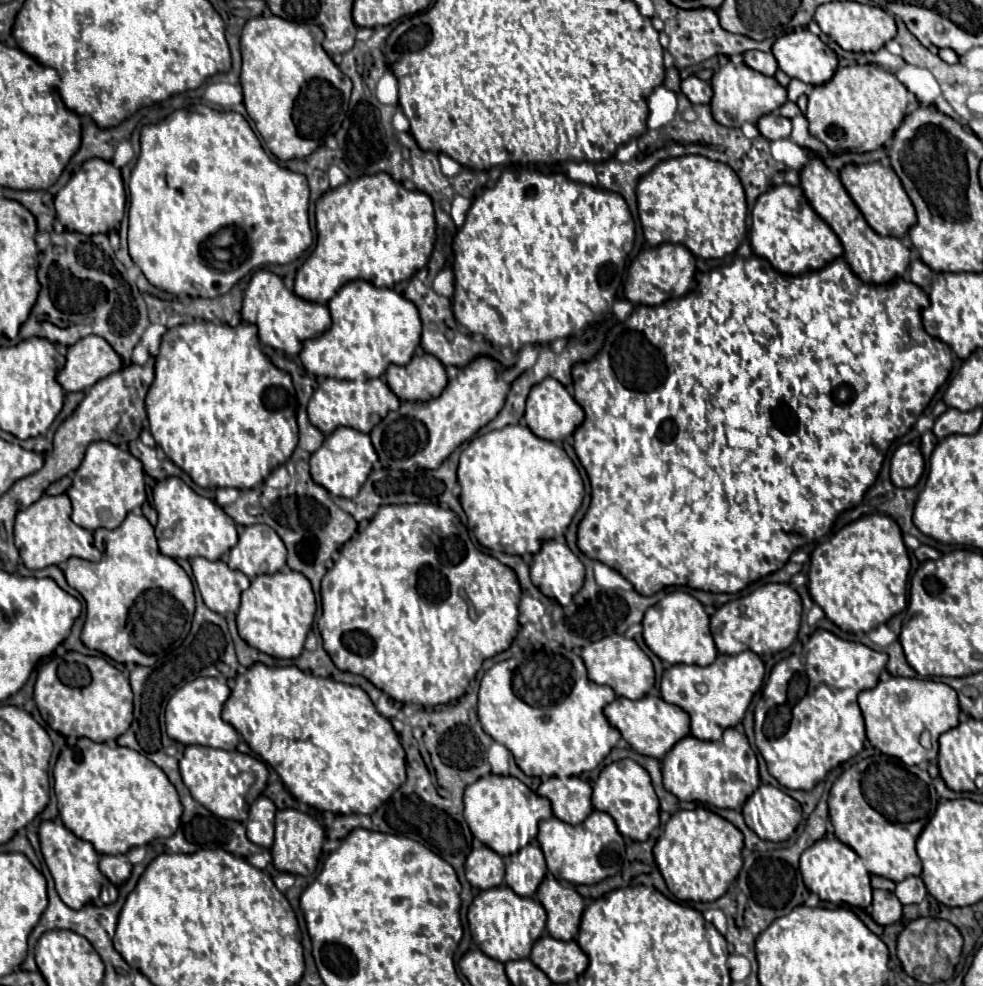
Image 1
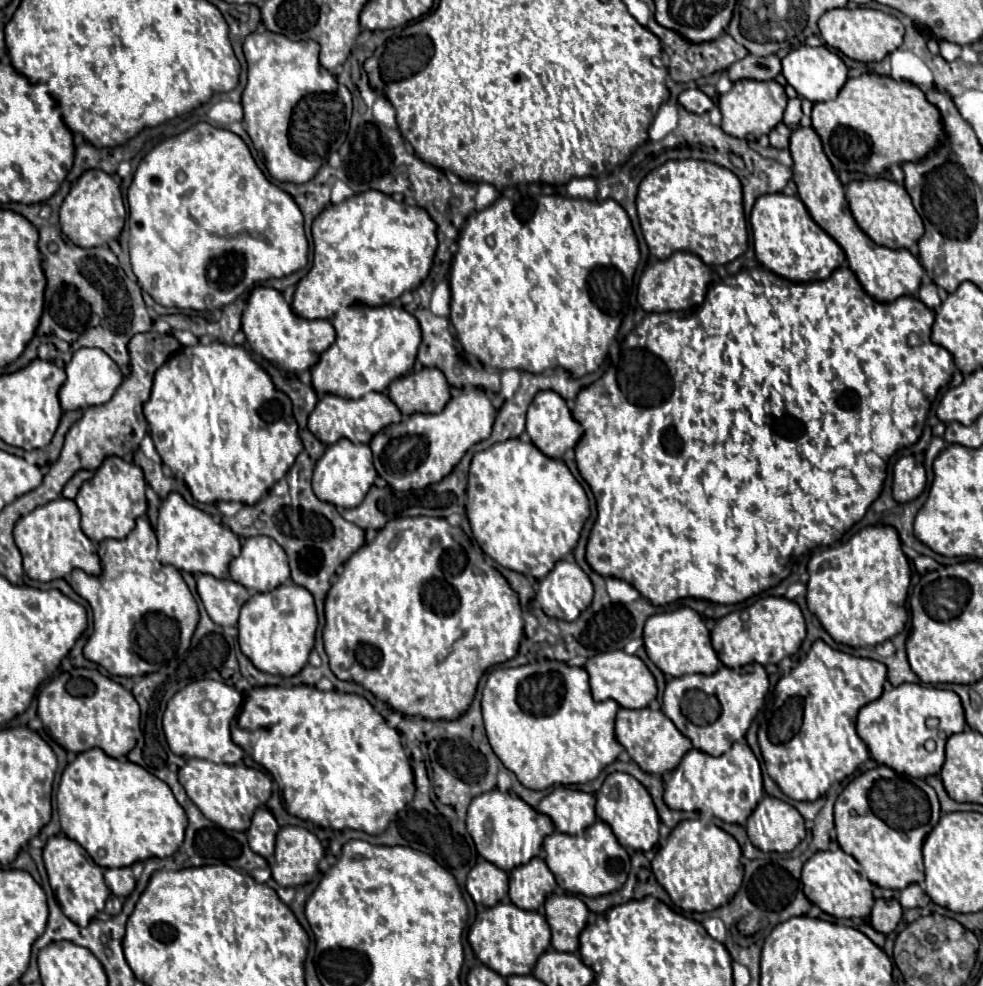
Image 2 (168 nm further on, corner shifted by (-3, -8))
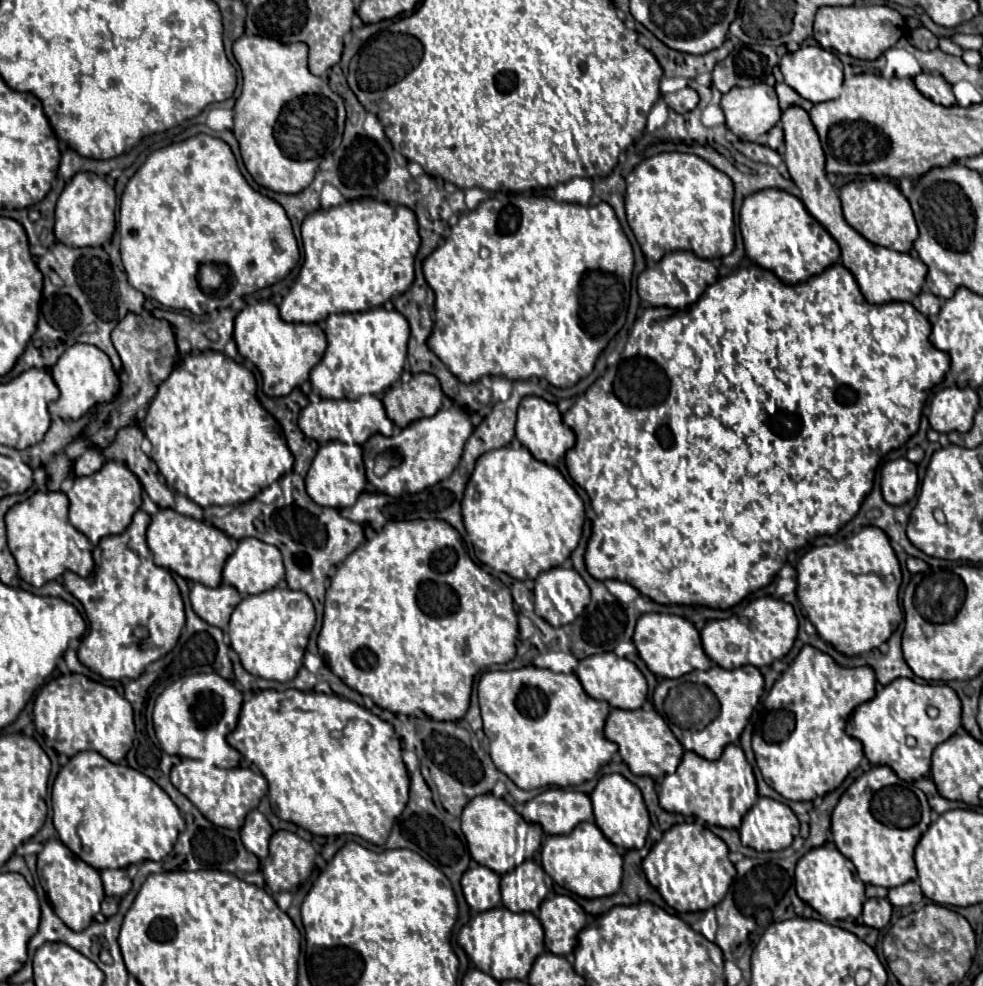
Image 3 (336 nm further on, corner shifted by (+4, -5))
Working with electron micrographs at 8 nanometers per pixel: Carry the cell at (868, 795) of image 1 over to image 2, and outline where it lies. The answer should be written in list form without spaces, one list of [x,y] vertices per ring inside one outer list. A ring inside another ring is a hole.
[[[877,766],[861,776],[857,776],[837,798],[834,805],[834,823],[837,830],[837,842],[843,852],[857,858],[863,868],[863,874],[871,884],[889,890],[903,890],[909,884],[923,882],[923,856],[921,846],[925,836],[933,830],[941,817],[940,803],[936,792],[923,780],[897,776],[889,772],[887,766]]]

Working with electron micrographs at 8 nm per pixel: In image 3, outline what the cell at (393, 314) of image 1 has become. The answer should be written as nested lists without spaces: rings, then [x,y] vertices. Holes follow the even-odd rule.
[[[376,307],[370,311],[362,311],[362,313],[330,315],[326,319],[326,337],[328,337],[326,353],[324,353],[322,361],[310,371],[312,393],[316,393],[320,397],[328,397],[328,399],[340,399],[340,397],[356,399],[362,395],[376,395],[400,379],[404,361],[406,361],[410,329],[408,329],[406,317],[402,313],[398,313],[396,309],[388,311],[384,307]]]

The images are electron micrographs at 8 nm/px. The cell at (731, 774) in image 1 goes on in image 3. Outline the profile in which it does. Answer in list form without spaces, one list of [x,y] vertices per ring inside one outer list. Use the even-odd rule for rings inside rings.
[[[730,743],[718,761],[708,761],[692,751],[686,751],[676,773],[666,775],[658,789],[660,807],[672,813],[694,815],[708,825],[726,829],[738,829],[742,815],[754,805],[758,798],[757,783],[750,763],[740,745]]]

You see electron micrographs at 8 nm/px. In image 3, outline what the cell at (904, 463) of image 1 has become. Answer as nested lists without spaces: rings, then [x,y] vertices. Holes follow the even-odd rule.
[[[904,457],[882,467],[882,495],[890,505],[902,505],[916,495],[918,473],[916,465]]]

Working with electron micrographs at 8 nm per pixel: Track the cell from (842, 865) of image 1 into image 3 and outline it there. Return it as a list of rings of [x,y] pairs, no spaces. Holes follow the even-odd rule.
[[[822,845],[810,849],[798,863],[796,863],[796,891],[798,897],[808,903],[814,911],[818,911],[826,921],[834,919],[856,919],[862,915],[862,905],[866,901],[864,883],[860,881],[854,865],[848,857],[844,857],[836,847]]]

